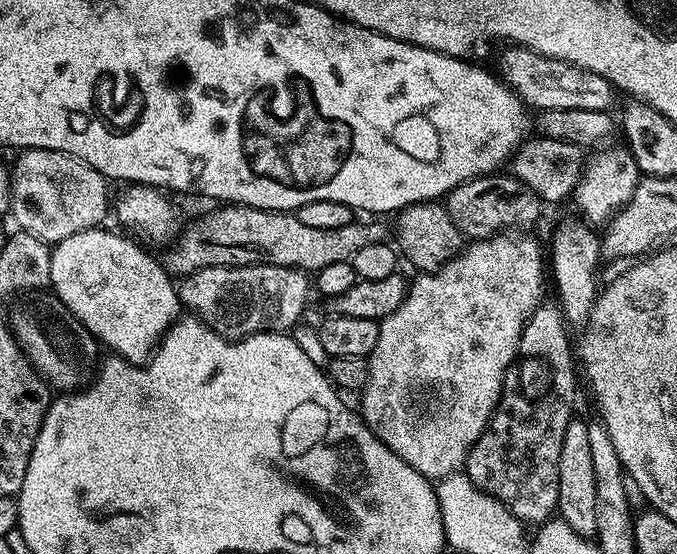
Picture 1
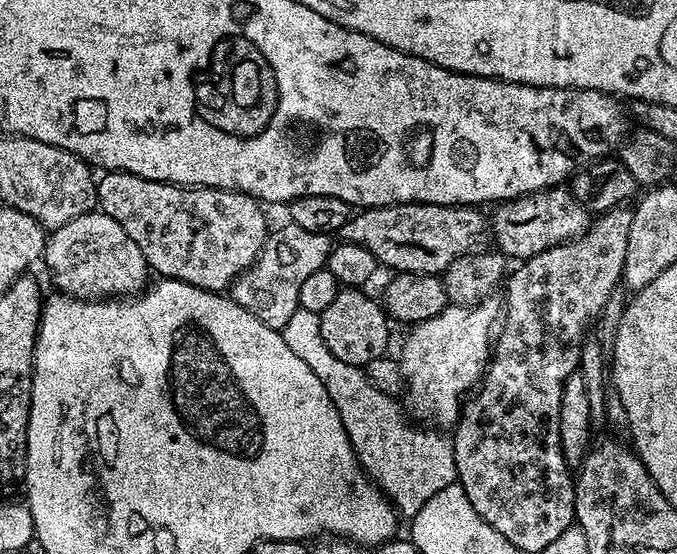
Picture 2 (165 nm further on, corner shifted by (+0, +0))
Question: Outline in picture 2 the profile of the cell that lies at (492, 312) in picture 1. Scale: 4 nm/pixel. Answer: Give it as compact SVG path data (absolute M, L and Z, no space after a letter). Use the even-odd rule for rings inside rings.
M489 298L473 308L449 303L442 314L411 325L412 333L405 338L398 359L408 396L406 408L413 421L421 420L419 423L424 426L455 425L466 397L484 379L494 351L494 333L501 320L501 301L499 304L496 298Z

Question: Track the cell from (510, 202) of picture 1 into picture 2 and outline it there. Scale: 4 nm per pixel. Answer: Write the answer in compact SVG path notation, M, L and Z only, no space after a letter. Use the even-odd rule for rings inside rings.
M557 186L555 188L544 188L540 192L532 192L529 196L519 196L516 200L506 200L495 205L494 211L496 213L493 216L490 216L490 232L493 232L496 235L496 244L495 247L499 251L503 252L505 257L513 258L512 256L517 256L517 261L523 262L531 258L531 256L537 256L539 252L544 252L547 248L553 248L559 244L564 244L567 240L574 240L577 236L582 235L582 233L588 229L590 223L590 208L589 205L583 204L576 195L571 192L567 187Z

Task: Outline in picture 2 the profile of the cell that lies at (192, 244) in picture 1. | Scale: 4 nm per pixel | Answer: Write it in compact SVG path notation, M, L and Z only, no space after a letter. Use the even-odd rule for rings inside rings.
M387 204L381 208L365 208L357 211L355 215L349 219L348 223L342 229L342 236L345 241L357 244L358 246L366 246L366 250L370 250L370 254L374 254L374 258L381 265L384 264L388 268L392 268L393 273L398 272L421 272L422 274L430 274L431 276L443 274L448 267L453 264L459 256L465 256L467 252L473 251L477 247L476 244L480 240L480 235L486 232L486 216L483 216L481 209L476 206L453 206L450 204Z

